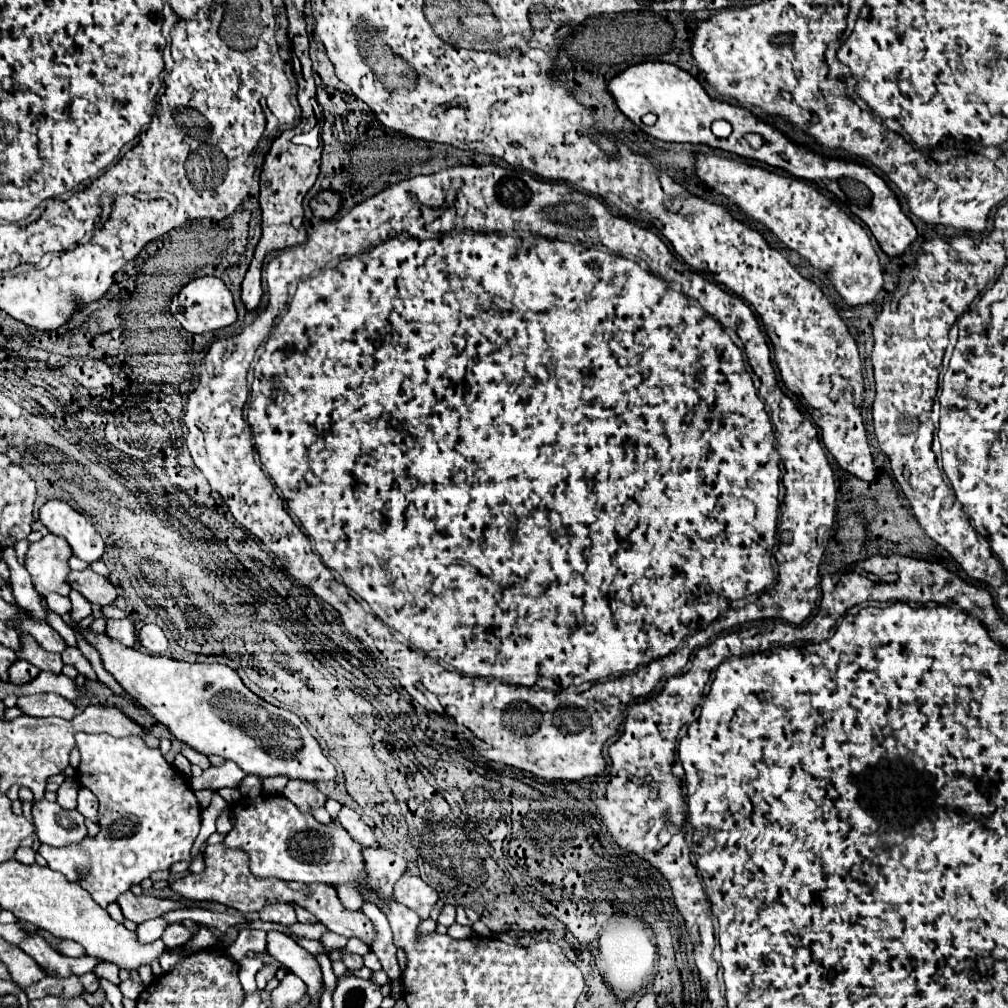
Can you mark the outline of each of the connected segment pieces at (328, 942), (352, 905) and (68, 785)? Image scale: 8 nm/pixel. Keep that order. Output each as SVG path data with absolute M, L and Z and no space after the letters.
M331 931L323 933L319 941L321 941L321 945L323 945L323 949L325 949L325 953L327 953L327 955L329 955L331 951L341 949L341 947L345 947L345 945L347 945L347 937L341 937L341 935L331 933Z
M347 883L347 885L341 885L337 889L339 893L339 899L341 903L349 909L349 911L363 911L363 895L359 893L359 889L353 885L353 883Z
M67 777L57 791L57 801L65 809L75 809L77 807L77 789L79 789L79 783L75 781L75 777Z

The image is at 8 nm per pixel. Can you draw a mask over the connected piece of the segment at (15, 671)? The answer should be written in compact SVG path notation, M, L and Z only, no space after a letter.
M17 661L15 665L11 665L9 669L9 681L11 683L29 683L39 675L39 669L35 669L35 665L27 663L27 661Z

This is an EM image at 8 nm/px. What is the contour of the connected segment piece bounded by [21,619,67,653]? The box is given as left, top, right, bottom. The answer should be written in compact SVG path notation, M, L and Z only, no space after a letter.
M23 619L21 621L21 631L27 631L31 633L39 645L47 651L53 651L53 653L63 653L67 649L67 643L63 641L63 637L53 629L49 627L47 623L39 623L39 621L31 621L31 619Z

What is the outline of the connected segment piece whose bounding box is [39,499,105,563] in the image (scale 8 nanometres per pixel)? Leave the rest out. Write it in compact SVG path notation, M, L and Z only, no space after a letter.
M49 499L39 509L39 519L51 533L65 537L79 559L87 563L101 559L105 543L99 531L83 513L75 511L67 501Z

